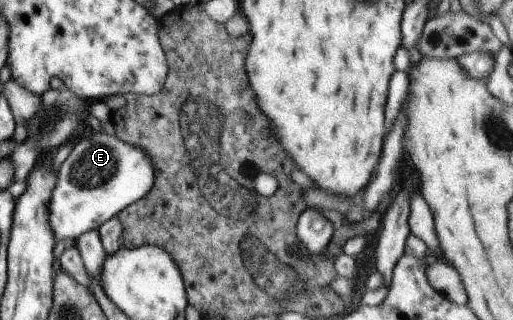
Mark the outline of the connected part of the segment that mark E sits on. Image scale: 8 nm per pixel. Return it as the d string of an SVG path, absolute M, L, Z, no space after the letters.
M88 130L80 137L75 148L57 172L57 187L53 189L51 201L49 201L49 223L55 235L55 241L63 239L78 240L87 231L98 230L107 219L117 215L132 203L144 198L153 189L153 183L157 177L157 167L153 167L153 159L149 157L149 151L143 151L127 141L123 141L117 135Z

